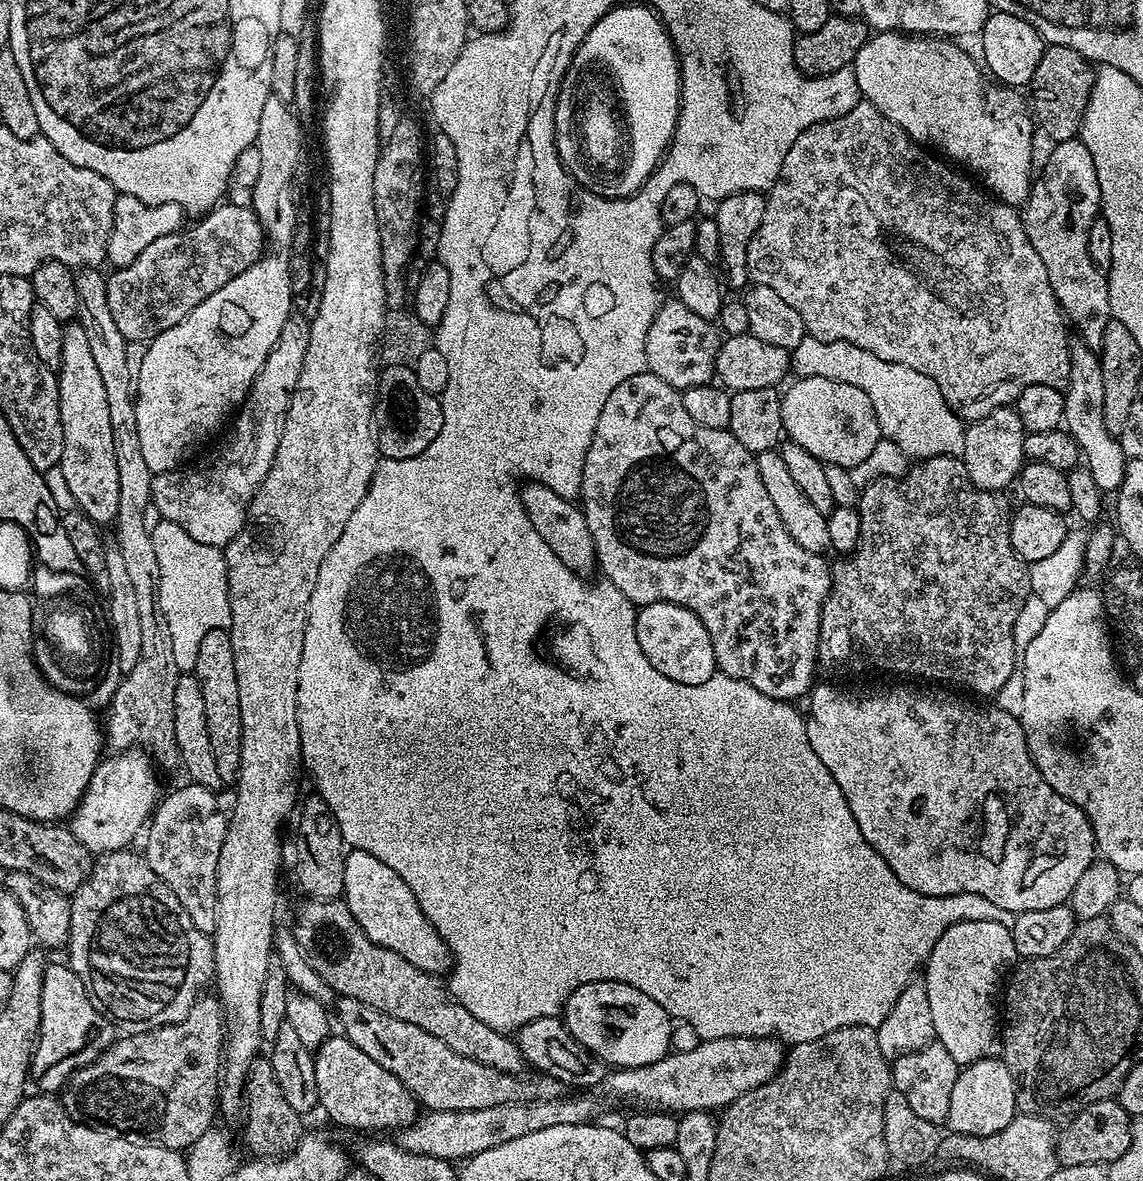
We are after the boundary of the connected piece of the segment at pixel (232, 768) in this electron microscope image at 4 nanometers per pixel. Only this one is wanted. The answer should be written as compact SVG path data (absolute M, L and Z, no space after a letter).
M219 628L210 630L198 646L194 674L200 680L202 696L206 698L206 722L210 730L210 746L214 749L214 763L218 766L221 785L232 786L240 772L242 746L242 714L238 702L238 674L234 670L234 646L231 631Z

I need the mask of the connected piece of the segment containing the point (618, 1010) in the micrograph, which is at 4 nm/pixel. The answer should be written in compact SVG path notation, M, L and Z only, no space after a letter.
M599 980L578 986L562 1006L562 1023L593 1057L620 1070L653 1064L667 1056L674 1027L660 1001L642 994L642 990L624 980Z

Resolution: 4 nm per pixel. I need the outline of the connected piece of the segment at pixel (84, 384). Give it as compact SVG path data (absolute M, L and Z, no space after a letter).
M83 323L64 324L58 379L58 402L62 414L62 458L59 466L71 488L75 507L97 526L111 525L118 514L118 461L114 458L114 430L110 426L106 390Z

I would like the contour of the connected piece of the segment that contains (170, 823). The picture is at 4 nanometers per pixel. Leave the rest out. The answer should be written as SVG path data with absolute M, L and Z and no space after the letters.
M185 783L185 788L176 788L172 793L165 795L156 805L155 812L150 817L150 823L143 837L144 848L142 855L148 861L150 870L174 890L178 902L190 914L190 922L198 926L198 930L211 934L216 928L216 867L218 866L218 854L222 850L222 842L226 838L229 817L220 809L216 801L217 793L210 788L204 788L201 784Z

